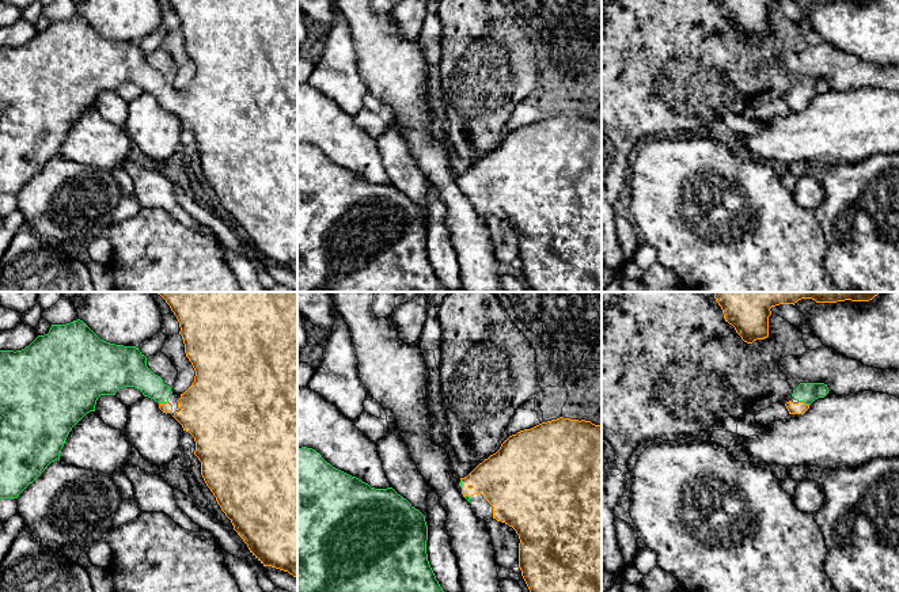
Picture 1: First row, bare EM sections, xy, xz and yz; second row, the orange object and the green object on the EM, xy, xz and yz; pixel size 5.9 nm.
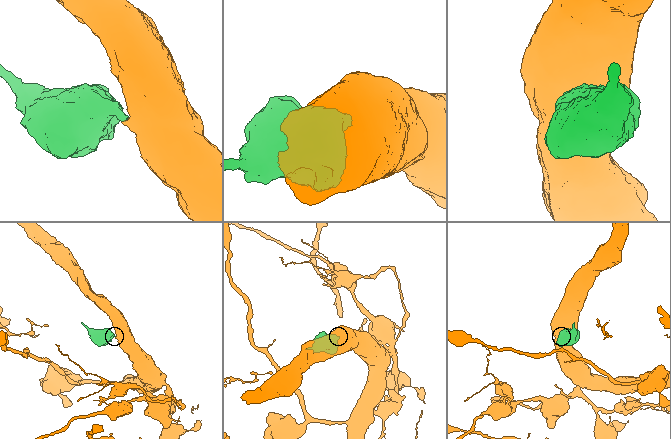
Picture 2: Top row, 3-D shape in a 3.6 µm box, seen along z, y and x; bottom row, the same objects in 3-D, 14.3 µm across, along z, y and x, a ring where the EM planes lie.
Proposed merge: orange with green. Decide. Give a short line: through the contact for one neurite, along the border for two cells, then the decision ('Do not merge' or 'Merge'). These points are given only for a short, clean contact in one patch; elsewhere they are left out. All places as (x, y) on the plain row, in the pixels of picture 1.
Line: yz (800, 103), (803, 98), (807, 88). Merge

